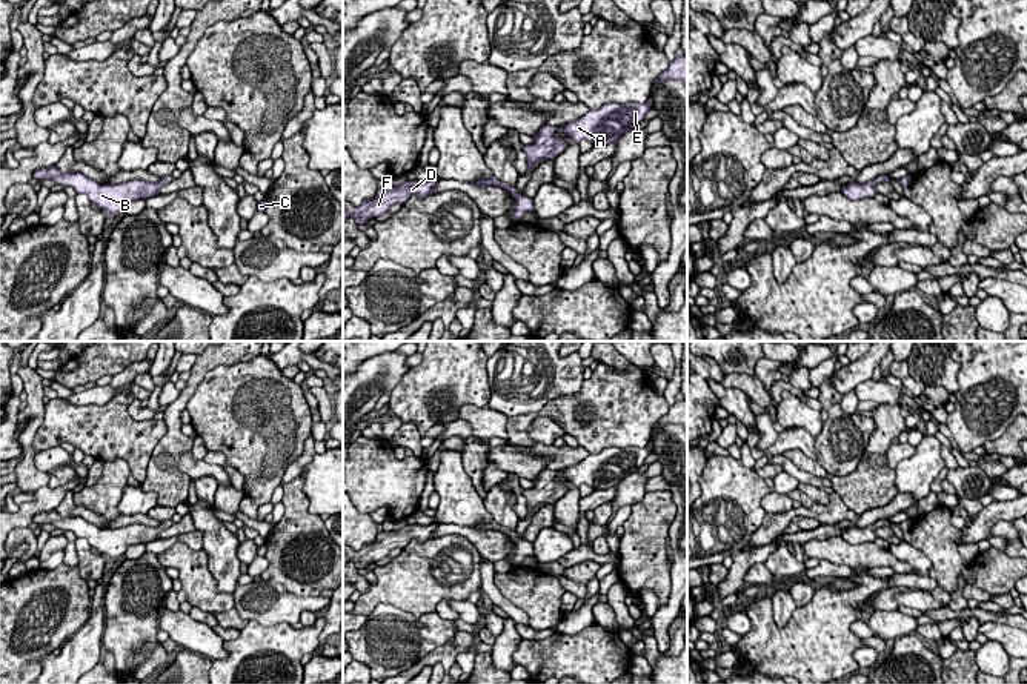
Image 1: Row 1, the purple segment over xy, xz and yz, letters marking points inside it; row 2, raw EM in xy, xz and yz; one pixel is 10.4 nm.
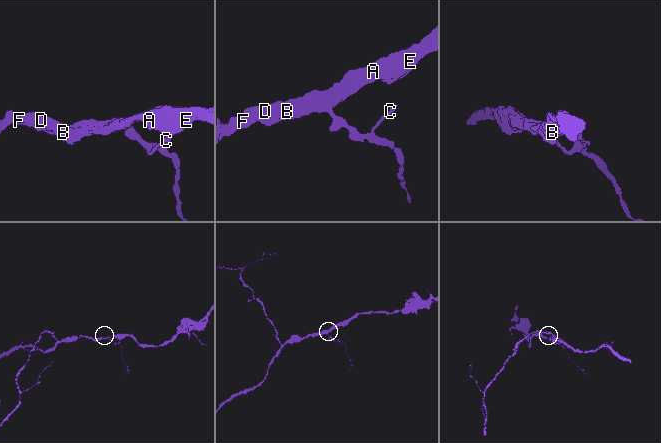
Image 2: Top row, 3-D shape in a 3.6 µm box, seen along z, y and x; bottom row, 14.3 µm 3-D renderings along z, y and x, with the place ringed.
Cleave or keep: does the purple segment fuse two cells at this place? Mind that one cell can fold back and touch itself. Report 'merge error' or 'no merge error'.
no merge error

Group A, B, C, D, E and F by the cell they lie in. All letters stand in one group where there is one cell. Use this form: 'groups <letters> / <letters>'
groups A B C D E F

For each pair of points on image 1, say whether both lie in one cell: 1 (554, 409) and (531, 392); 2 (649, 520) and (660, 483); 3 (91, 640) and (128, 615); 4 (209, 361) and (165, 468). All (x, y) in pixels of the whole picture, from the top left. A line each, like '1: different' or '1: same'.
1: different
2: different
3: different
4: same

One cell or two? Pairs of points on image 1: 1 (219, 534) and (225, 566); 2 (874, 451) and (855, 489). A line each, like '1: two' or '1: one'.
1: one
2: one

